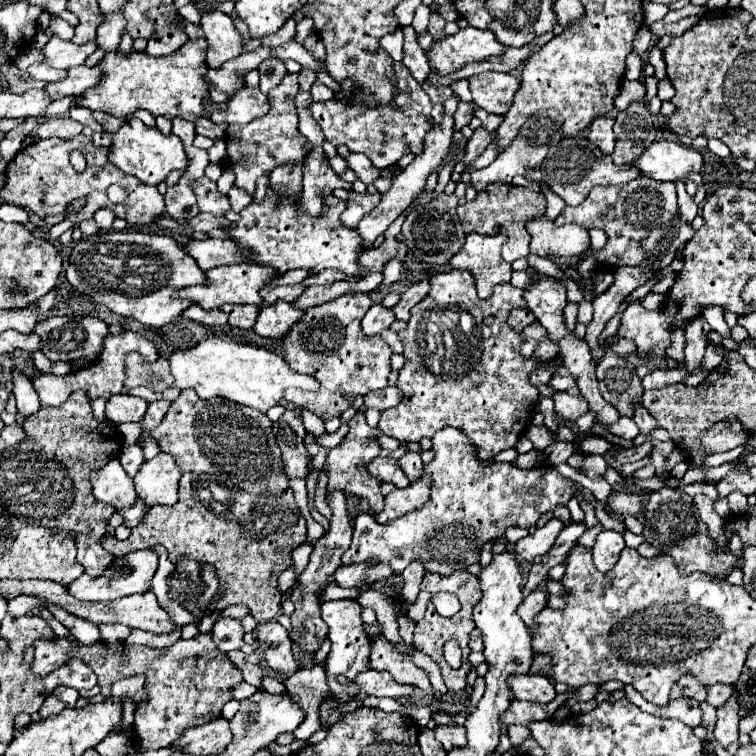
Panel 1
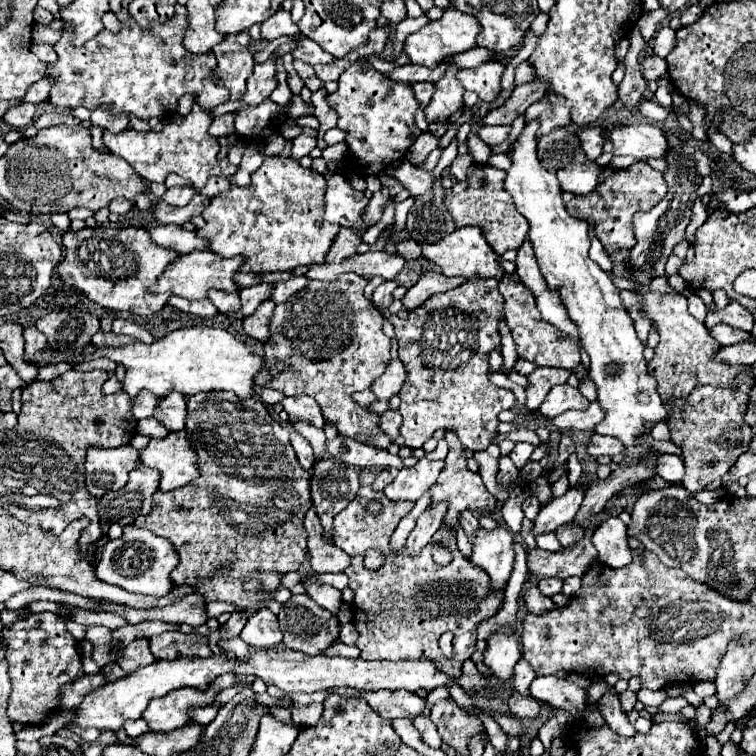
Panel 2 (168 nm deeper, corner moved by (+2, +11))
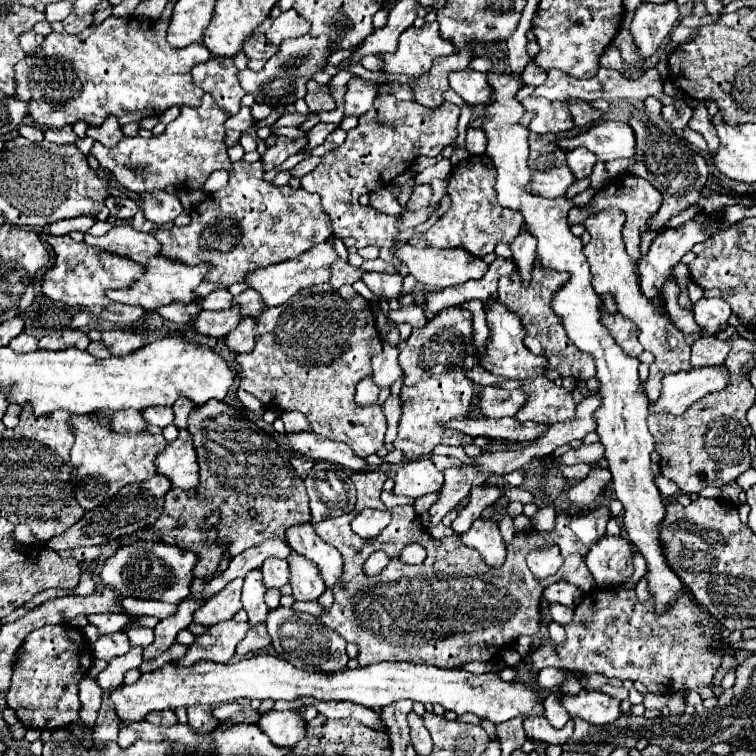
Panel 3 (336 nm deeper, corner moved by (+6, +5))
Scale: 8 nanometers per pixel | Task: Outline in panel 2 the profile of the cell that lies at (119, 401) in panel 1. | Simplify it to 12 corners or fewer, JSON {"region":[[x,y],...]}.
{"region":[[141,390],[133,398],[133,418],[149,418],[157,406],[151,392]]}

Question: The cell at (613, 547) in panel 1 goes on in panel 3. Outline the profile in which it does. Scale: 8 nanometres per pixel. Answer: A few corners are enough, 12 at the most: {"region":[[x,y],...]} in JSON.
{"region":[[605,536],[585,564],[599,588],[633,574],[631,546]]}

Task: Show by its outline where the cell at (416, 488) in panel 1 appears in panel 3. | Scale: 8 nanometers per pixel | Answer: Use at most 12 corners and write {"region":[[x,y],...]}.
{"region":[[429,456],[405,462],[393,494],[421,498],[439,492],[443,472]]}

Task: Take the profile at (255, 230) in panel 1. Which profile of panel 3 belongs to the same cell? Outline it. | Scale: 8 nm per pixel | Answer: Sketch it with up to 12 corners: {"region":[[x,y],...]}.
{"region":[[233,162],[159,256],[205,282],[297,258],[333,236],[319,194]]}

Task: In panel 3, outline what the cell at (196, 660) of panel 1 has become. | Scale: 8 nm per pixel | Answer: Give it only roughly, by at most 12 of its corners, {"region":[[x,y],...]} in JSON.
{"region":[[173,710],[149,714],[145,720],[157,726],[177,724]]}

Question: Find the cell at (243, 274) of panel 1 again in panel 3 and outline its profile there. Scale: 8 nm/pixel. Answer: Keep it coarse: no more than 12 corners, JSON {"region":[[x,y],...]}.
{"region":[[153,256],[131,286],[107,298],[147,312],[195,300],[209,264]]}

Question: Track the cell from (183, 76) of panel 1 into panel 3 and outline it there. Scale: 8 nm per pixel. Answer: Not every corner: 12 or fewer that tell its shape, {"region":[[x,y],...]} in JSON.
{"region":[[109,16],[15,66],[47,128],[197,106],[203,44]]}

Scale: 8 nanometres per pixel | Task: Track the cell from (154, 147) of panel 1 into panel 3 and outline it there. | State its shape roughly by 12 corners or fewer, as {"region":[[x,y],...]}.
{"region":[[205,94],[165,132],[91,154],[131,192],[229,170],[229,114]]}

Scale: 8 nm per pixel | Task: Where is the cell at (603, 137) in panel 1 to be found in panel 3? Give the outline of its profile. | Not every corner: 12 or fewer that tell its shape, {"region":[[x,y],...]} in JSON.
{"region":[[573,150],[567,164],[577,180],[591,176],[597,158]]}

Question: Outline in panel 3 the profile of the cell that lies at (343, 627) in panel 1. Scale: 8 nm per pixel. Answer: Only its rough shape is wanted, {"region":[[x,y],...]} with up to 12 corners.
{"region":[[291,550],[289,584],[295,600],[317,600],[325,582],[317,564]]}

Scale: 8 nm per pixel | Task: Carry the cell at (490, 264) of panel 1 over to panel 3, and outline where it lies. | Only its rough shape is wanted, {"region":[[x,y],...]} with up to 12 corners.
{"region":[[401,246],[417,282],[443,290],[481,278],[487,264],[465,250]]}

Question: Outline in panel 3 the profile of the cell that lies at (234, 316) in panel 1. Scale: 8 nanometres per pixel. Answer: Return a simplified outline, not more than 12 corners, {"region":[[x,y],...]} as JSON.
{"region":[[217,288],[201,300],[203,310],[225,310],[233,296]]}

